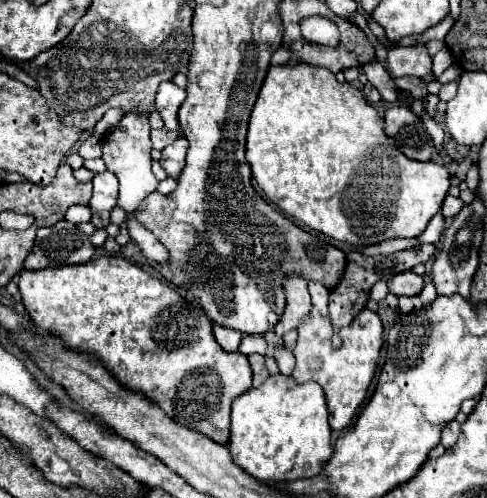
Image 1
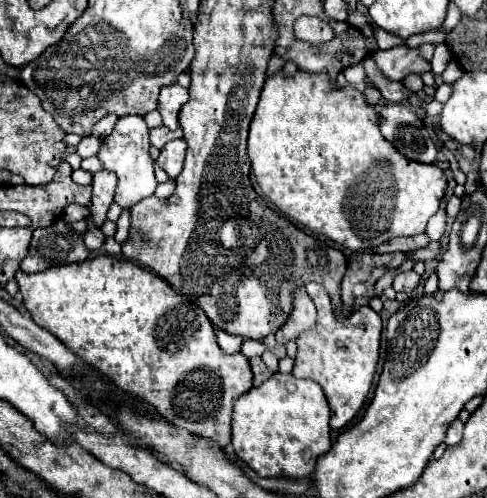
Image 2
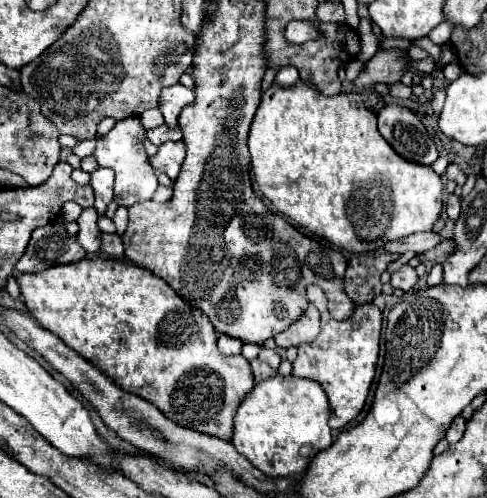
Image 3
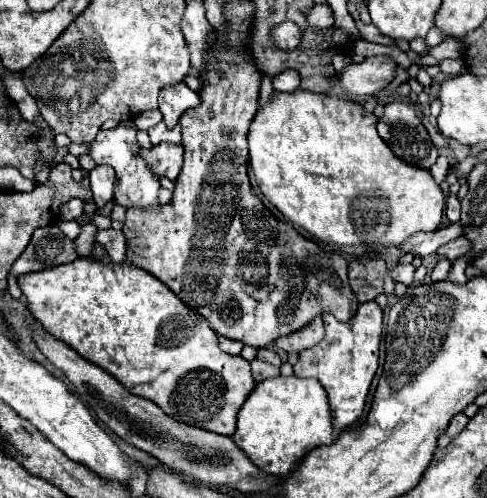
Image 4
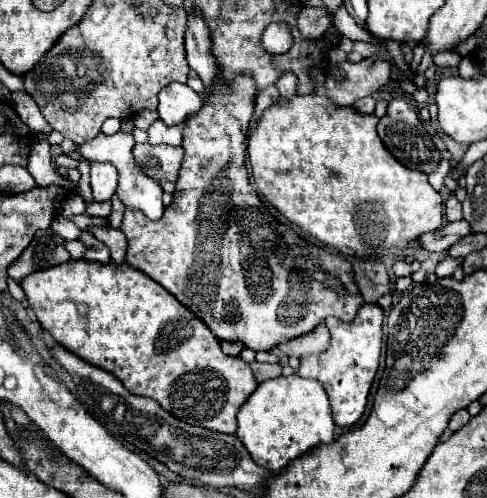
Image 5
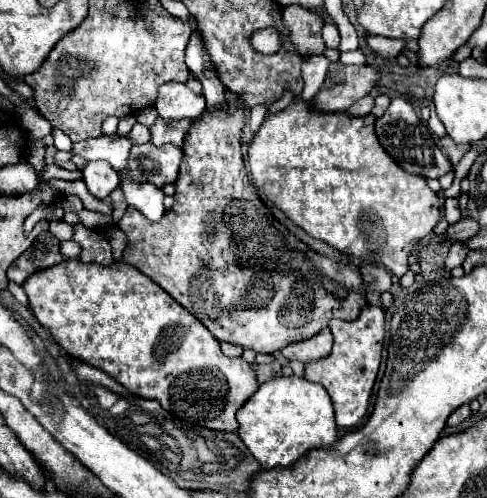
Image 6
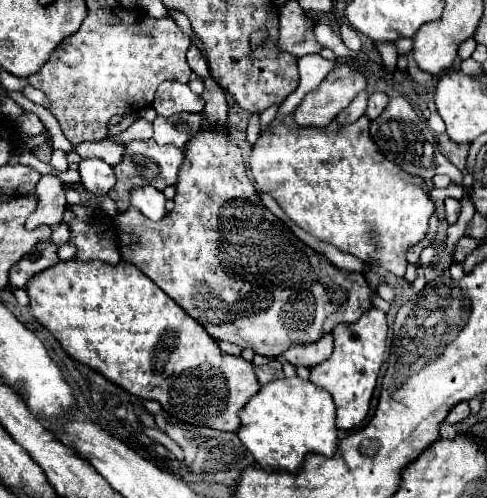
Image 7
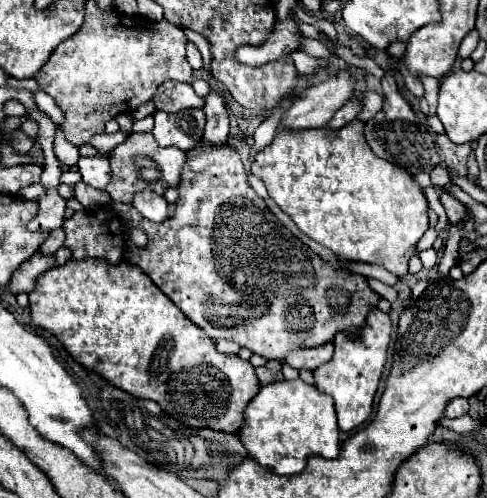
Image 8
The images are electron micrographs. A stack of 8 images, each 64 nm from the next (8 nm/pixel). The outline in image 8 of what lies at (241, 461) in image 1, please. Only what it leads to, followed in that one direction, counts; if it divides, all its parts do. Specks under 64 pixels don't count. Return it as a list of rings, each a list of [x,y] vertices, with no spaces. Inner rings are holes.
[[[300,378],[262,386],[244,410],[244,426],[240,428],[238,436],[244,448],[262,468],[286,476],[300,474],[306,468],[308,456],[312,454],[336,458],[340,452],[334,400]]]

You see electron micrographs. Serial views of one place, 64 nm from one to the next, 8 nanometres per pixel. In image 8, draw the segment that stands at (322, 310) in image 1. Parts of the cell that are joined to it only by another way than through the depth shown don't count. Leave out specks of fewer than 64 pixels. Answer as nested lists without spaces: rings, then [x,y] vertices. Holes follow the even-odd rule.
[[[372,310],[370,316],[366,318],[364,328],[360,328],[358,336],[356,338],[336,336],[332,360],[314,370],[314,386],[334,398],[338,428],[344,432],[358,428],[362,422],[366,422],[366,418],[372,412],[372,400],[382,376],[382,368],[386,364],[390,332],[392,332],[392,322],[388,314],[380,310]]]

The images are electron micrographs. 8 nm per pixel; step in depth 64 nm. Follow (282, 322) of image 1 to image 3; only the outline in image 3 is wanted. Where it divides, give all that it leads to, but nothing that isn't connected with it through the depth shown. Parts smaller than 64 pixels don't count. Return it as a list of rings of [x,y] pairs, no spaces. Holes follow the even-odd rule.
[[[308,304],[304,314],[288,330],[276,334],[274,340],[278,346],[290,348],[290,346],[298,346],[300,342],[316,338],[318,332],[320,332],[320,312],[312,304]]]

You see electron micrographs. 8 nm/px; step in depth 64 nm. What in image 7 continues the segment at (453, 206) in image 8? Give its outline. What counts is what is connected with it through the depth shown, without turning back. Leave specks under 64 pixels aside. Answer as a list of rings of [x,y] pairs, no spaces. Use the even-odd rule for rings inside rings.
[[[446,198],[444,206],[446,206],[446,222],[454,224],[458,220],[458,216],[460,216],[460,202],[454,200],[454,198]]]

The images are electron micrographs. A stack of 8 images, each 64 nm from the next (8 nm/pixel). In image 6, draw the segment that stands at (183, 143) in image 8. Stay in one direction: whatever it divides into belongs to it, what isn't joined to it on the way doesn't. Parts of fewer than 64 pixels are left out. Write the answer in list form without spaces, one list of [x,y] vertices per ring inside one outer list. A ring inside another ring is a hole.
[[[158,118],[152,126],[150,126],[150,142],[154,146],[162,146],[162,144],[174,144],[174,146],[182,146],[182,140],[190,128],[192,120],[176,120],[176,122],[164,122],[162,118]]]

